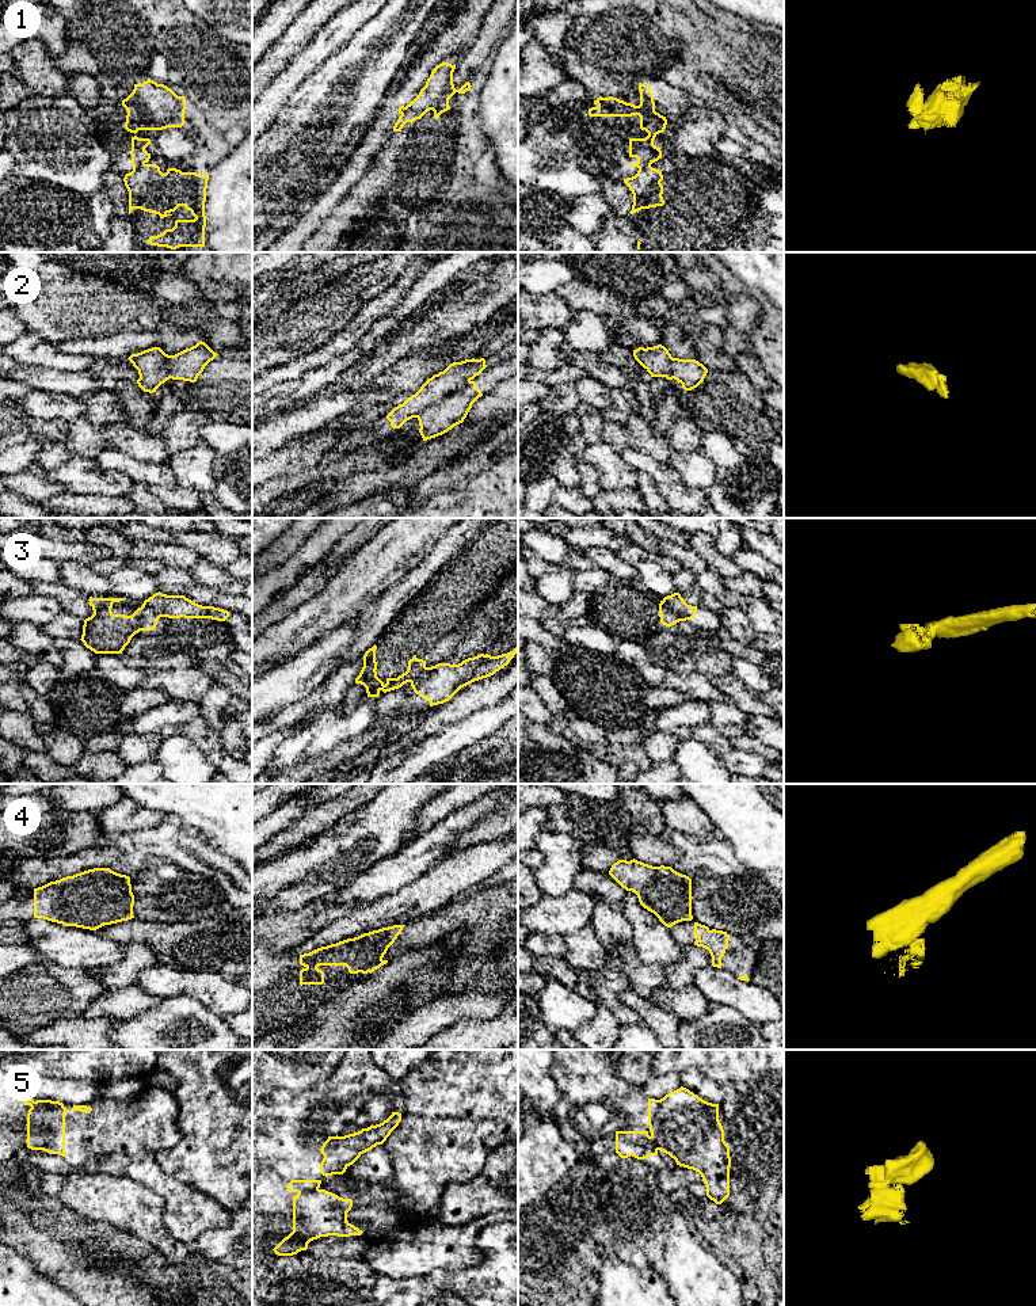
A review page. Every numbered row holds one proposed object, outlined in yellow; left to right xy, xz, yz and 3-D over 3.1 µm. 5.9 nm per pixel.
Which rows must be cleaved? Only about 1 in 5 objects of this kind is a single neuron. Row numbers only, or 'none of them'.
1, 2, 3, 4, 5

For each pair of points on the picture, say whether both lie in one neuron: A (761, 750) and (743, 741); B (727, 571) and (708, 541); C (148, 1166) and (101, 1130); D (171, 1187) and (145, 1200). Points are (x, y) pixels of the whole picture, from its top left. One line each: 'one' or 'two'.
A: one
B: one
C: one
D: two

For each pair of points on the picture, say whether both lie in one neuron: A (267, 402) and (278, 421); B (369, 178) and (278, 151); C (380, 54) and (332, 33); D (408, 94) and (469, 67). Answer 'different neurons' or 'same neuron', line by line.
A: different neurons
B: different neurons
C: different neurons
D: different neurons

